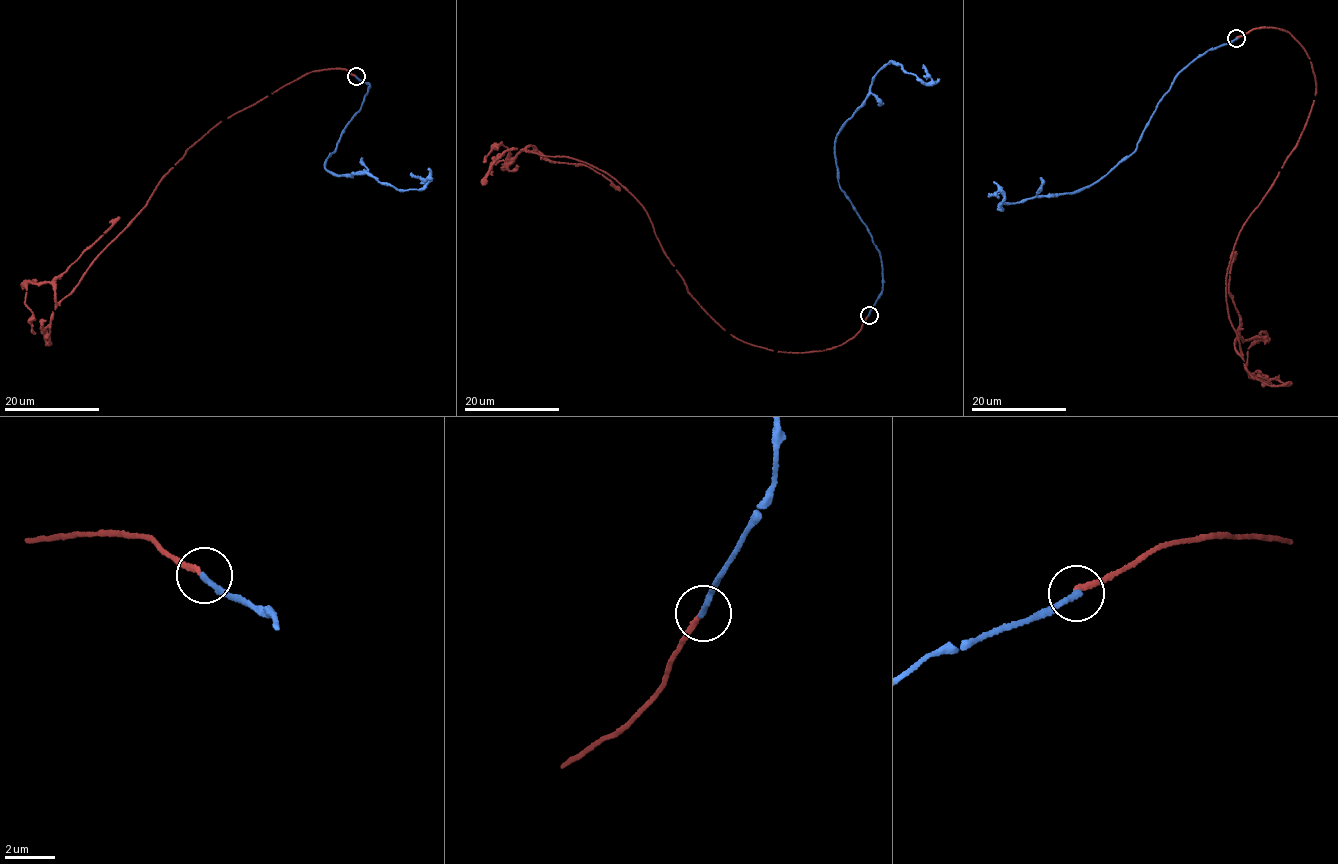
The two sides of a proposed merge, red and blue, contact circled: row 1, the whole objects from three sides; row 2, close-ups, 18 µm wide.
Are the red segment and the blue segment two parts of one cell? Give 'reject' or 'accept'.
reject

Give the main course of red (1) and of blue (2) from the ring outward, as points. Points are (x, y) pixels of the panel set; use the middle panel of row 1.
1: (868, 315), (818, 351), (740, 340), (602, 170), (501, 142), (483, 162)
2: (868, 315), (882, 286), (880, 258), (840, 187), (834, 150), (878, 71), (893, 61), (930, 81), (924, 64)

